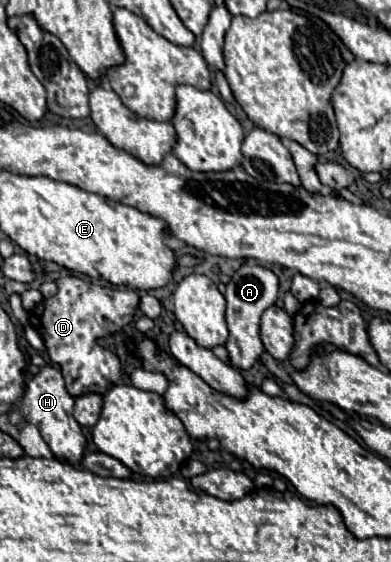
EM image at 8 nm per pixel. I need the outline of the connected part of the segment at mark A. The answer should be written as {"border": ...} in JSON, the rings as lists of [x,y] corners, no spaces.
{"border":[[[244,264],[238,272],[234,272],[232,280],[226,286],[226,322],[228,322],[228,340],[226,350],[230,364],[238,370],[248,370],[254,366],[254,362],[264,352],[264,346],[260,342],[260,316],[262,312],[276,302],[278,296],[278,278],[270,268],[264,268],[260,264]]]}

